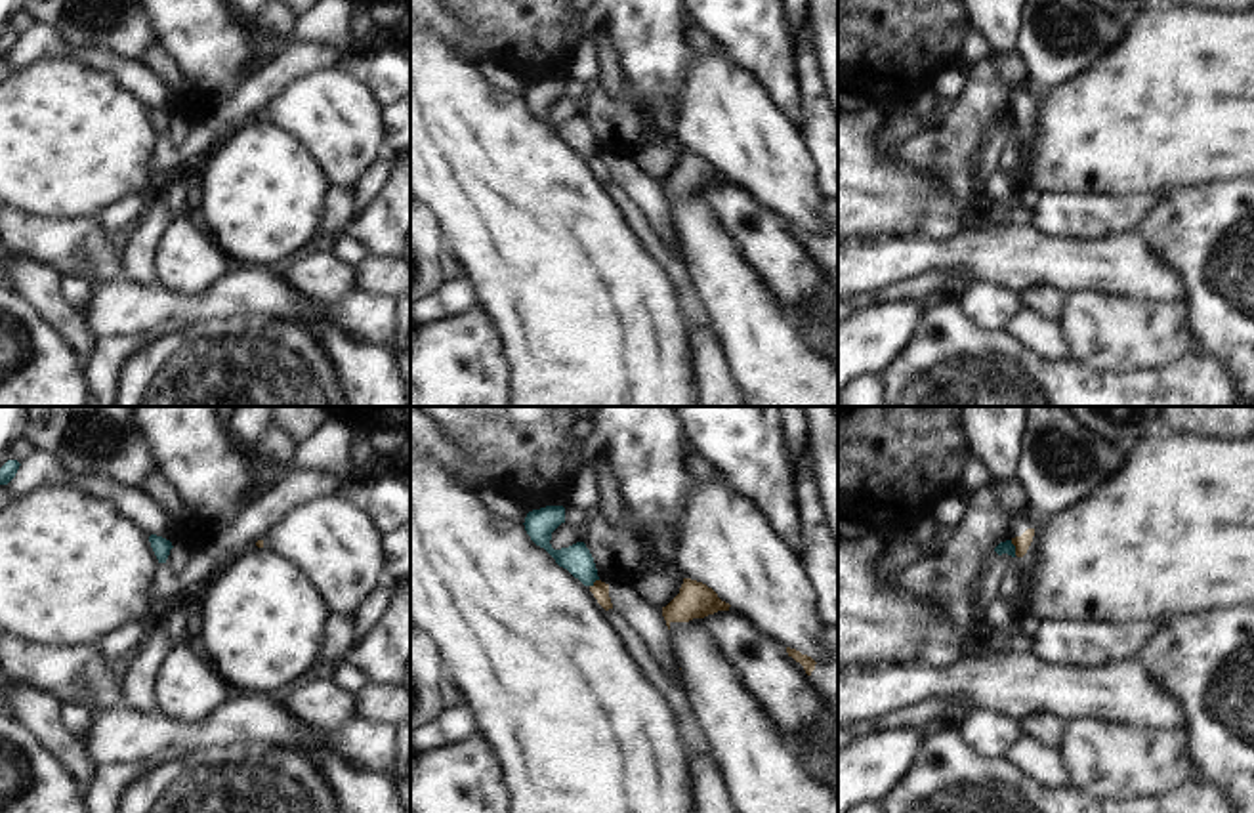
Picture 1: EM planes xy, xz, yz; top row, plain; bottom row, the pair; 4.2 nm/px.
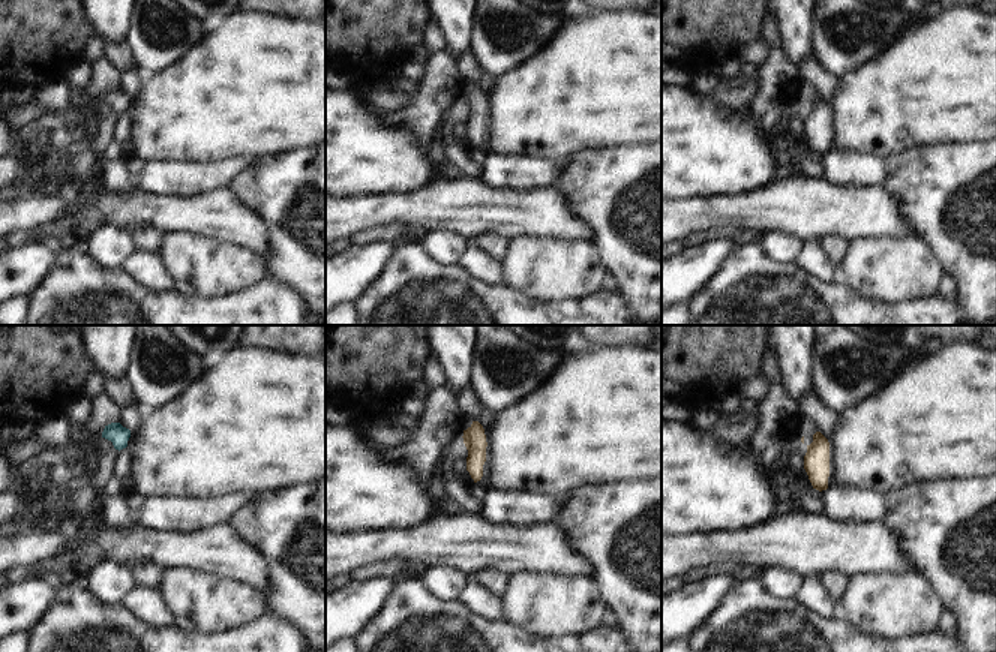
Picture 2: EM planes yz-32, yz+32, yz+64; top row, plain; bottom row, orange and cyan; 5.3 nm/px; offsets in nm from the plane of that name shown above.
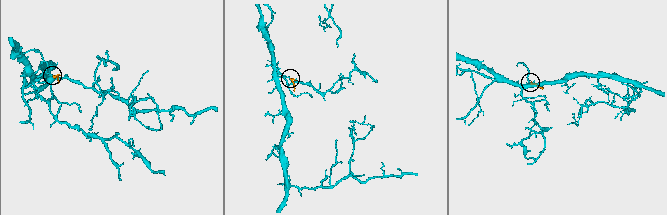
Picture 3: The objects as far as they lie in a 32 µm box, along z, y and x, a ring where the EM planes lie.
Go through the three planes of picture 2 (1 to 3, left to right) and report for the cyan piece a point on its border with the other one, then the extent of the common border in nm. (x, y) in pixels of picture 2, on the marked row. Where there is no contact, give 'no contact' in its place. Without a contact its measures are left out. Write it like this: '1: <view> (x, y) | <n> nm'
1: no contact
2: no contact
3: no contact

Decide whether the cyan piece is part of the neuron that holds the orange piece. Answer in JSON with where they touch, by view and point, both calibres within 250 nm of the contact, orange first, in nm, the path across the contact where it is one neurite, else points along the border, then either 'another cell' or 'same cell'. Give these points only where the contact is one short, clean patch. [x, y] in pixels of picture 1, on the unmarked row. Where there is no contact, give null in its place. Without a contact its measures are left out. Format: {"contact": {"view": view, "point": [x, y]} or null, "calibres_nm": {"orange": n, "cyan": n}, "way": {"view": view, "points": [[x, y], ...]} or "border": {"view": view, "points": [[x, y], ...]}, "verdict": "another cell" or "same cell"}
{"contact": {"view": "yz", "point": [1016, 121]}, "calibres_nm": {"orange": 70, "cyan": 50}, "border": {"view": "yz", "points": [[1010, 113], [1016, 126]]}, "verdict": "another cell"}

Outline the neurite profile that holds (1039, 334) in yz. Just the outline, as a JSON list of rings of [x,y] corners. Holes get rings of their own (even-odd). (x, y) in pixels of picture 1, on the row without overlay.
[[[1021,307],[1008,334],[1029,353],[1044,361],[1069,361],[1071,351],[1057,321]]]

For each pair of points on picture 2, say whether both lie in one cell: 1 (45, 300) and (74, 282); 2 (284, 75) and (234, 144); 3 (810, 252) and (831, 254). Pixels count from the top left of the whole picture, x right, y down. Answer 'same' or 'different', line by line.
1: same
2: same
3: different

